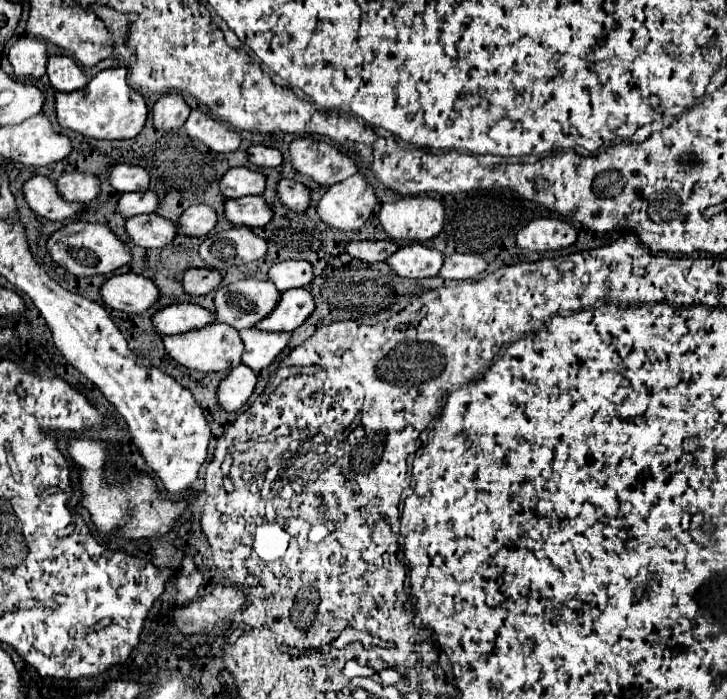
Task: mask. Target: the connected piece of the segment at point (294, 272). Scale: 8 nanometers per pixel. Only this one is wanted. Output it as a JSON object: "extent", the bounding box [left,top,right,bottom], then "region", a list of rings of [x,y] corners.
{"extent":[268,261,312,291],"region":[[[280,261],[268,271],[270,281],[278,291],[306,287],[312,281],[312,265],[308,261]]]}

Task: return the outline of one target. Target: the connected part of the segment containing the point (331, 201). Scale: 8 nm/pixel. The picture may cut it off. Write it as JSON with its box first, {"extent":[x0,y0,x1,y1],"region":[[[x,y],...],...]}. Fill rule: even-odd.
{"extent":[316,173,374,231],"region":[[[356,173],[348,181],[332,185],[320,199],[316,213],[320,221],[338,231],[354,231],[368,221],[374,205],[374,187]]]}

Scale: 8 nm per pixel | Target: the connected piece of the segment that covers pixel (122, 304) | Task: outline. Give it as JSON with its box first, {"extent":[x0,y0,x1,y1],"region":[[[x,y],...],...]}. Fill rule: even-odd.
{"extent":[100,273,158,313],"region":[[[126,273],[126,275],[110,277],[100,287],[100,295],[104,303],[112,309],[126,311],[126,313],[142,313],[152,303],[156,303],[158,289],[150,279],[142,275]]]}

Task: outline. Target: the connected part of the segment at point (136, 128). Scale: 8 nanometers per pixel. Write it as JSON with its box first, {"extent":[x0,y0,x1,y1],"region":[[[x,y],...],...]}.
{"extent":[56,69,148,139],"region":[[[104,69],[86,87],[60,93],[56,91],[56,113],[62,129],[72,129],[92,139],[130,139],[140,133],[146,123],[148,109],[140,93],[128,87],[126,69]]]}

